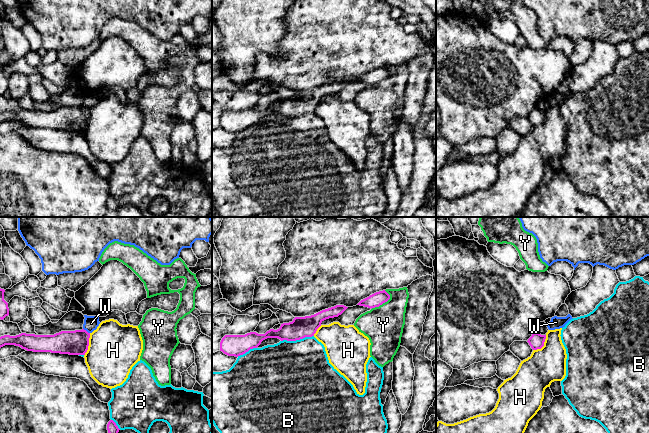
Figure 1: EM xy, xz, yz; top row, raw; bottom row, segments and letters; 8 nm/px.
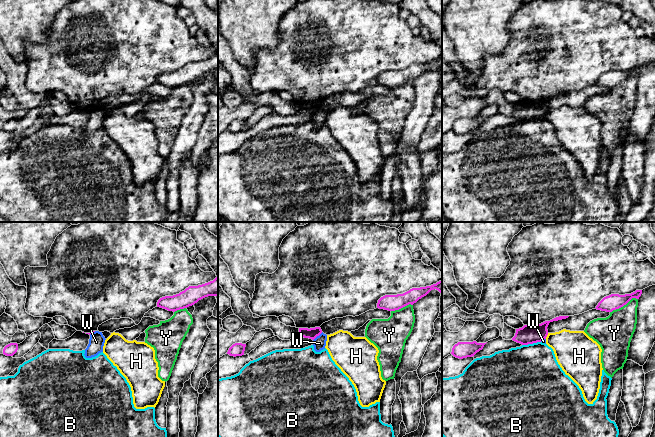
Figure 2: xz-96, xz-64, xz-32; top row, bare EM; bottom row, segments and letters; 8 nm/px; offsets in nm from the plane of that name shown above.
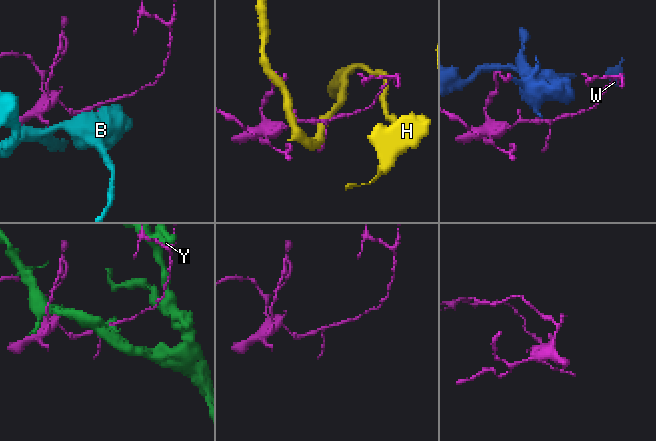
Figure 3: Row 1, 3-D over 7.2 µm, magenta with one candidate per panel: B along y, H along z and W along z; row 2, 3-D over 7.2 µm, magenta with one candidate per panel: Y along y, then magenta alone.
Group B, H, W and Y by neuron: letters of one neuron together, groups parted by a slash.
B / H / W / Y

